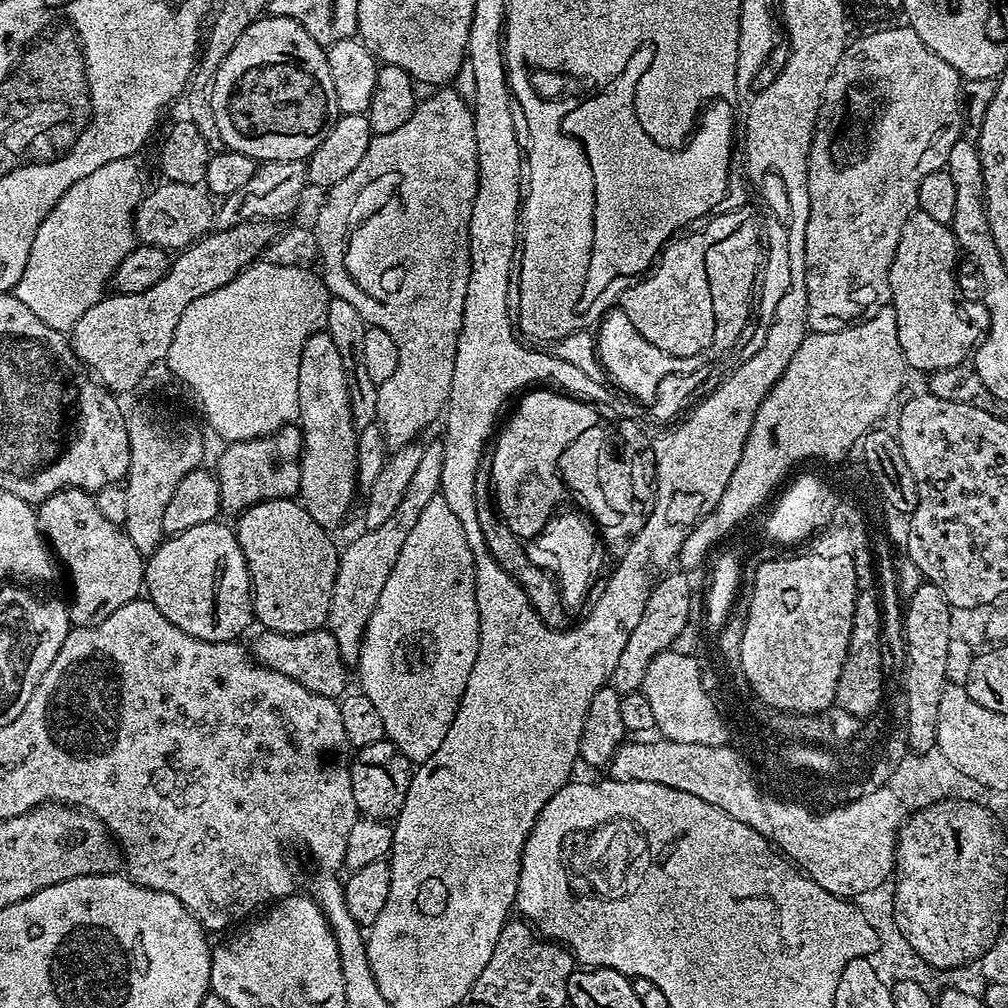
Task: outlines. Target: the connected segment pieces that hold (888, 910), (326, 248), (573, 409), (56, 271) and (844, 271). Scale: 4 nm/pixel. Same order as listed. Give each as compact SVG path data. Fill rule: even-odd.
M884 885L882 887L874 887L872 890L864 890L854 898L858 910L862 910L865 915L866 922L870 922L874 926L877 934L879 934L880 942L878 950L874 950L867 956L870 966L873 967L874 974L881 980L883 985L892 987L898 982L914 981L928 991L933 991L934 976L938 976L938 988L953 988L960 990L962 994L974 994L981 997L985 993L986 980L984 980L983 963L981 961L973 961L971 965L960 965L957 968L939 969L937 974L929 967L917 952L910 946L906 938L902 937L902 932L897 926L897 920L894 918L894 902L895 891Z
M444 86L433 96L428 96L417 103L414 114L403 124L394 130L394 134L373 135L370 146L366 150L366 155L362 157L362 162L358 162L358 167L354 169L354 174L349 174L347 178L342 178L338 186L334 186L328 193L328 201L320 208L320 213L316 216L314 231L318 238L320 247L319 263L324 263L324 280L328 283L328 288L332 291L331 295L338 300L350 302L358 314L362 314L365 325L381 328L394 338L394 346L398 346L398 370L386 378L376 390L378 394L378 410L376 420L380 429L384 431L384 442L389 449L395 450L413 443L416 436L423 428L428 428L436 419L441 419L448 403L448 395L452 389L452 379L454 378L454 354L458 346L458 334L462 330L462 310L466 302L466 286L470 282L470 270L472 269L472 259L470 258L470 242L468 241L468 223L470 214L474 210L474 198L478 190L478 142L474 134L474 112L470 107L469 101L463 100L451 87Z
M548 386L533 387L519 400L520 405L512 413L507 413L508 421L506 416L495 433L497 444L496 449L495 444L491 449L490 464L492 460L496 508L505 526L514 535L521 536L521 541L527 542L533 540L557 515L559 504L566 497L566 485L558 471L566 446L570 446L578 434L599 424L602 416L592 409L595 407L591 403L581 402L571 394Z
M118 158L114 162L106 162L106 166L98 166L94 174L86 174L86 178L74 182L74 186L70 186L70 190L66 190L60 201L52 207L50 214L46 214L42 226L38 226L39 233L34 234L30 256L26 268L22 270L22 278L16 283L14 295L30 310L34 310L39 320L54 330L67 333L76 325L78 318L90 310L90 306L104 299L112 275L116 273L115 265L133 247L133 216L136 205L146 192L136 162L132 158Z
M907 26L901 28L880 28L877 32L868 32L851 41L845 47L834 74L826 82L826 90L820 99L820 109L816 115L816 129L812 135L812 145L808 151L808 197L810 210L806 222L806 298L808 299L808 326L813 332L833 332L842 330L863 321L869 314L885 307L891 301L890 266L898 250L898 238L906 218L918 208L918 186L926 174L941 171L950 158L950 149L954 142L961 139L960 127L960 90L962 77L942 58L938 58L918 38L918 34Z

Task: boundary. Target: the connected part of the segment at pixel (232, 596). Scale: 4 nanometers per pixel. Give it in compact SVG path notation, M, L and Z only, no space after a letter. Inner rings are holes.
M209 522L207 524L199 524L185 532L177 532L169 535L164 543L156 547L154 555L147 557L144 565L144 579L142 581L143 587L146 589L147 599L152 601L154 607L166 618L170 618L170 622L174 622L174 626L178 626L178 630L182 630L186 634L190 634L199 640L206 642L232 642L248 628L248 623L253 623L254 613L252 610L252 579L248 573L248 563L240 549L240 543L236 537L235 531L231 527L228 528L221 522Z

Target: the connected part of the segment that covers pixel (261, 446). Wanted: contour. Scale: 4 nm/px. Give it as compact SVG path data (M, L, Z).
M296 426L276 429L270 436L253 440L233 440L216 460L215 475L220 482L221 513L239 514L264 500L286 500L300 490L300 453L304 437Z

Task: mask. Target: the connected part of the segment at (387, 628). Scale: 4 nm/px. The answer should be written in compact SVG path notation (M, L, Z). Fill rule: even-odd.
M439 495L422 510L418 522L414 522L402 546L402 554L398 554L398 562L394 562L386 586L382 586L378 606L374 606L374 614L364 632L358 661L359 691L378 709L385 737L396 744L413 765L422 764L438 750L438 746L442 746L446 730L450 730L450 722L454 722L454 714L464 697L466 682L470 682L470 670L474 670L478 658L479 641L474 554L470 542L466 542L462 522L458 522L454 510L450 510L444 497Z

